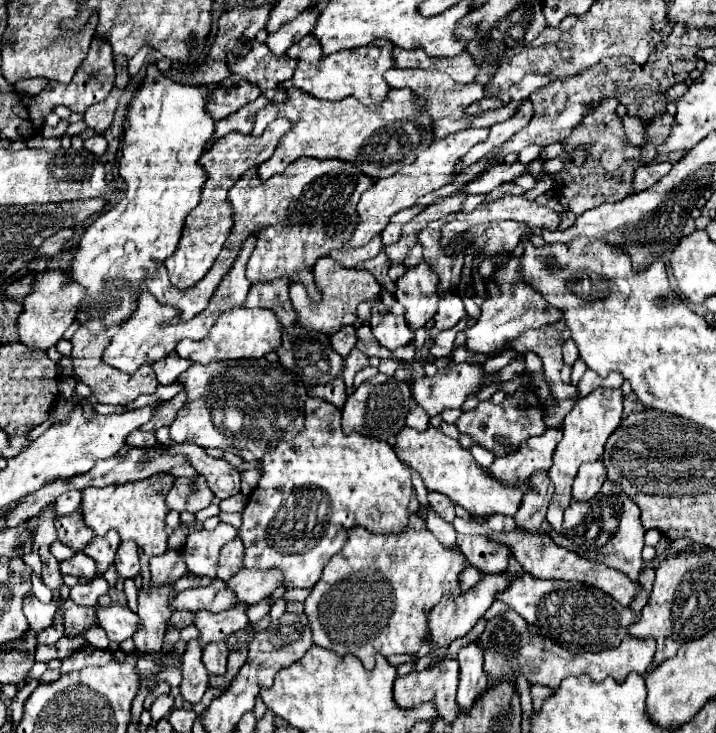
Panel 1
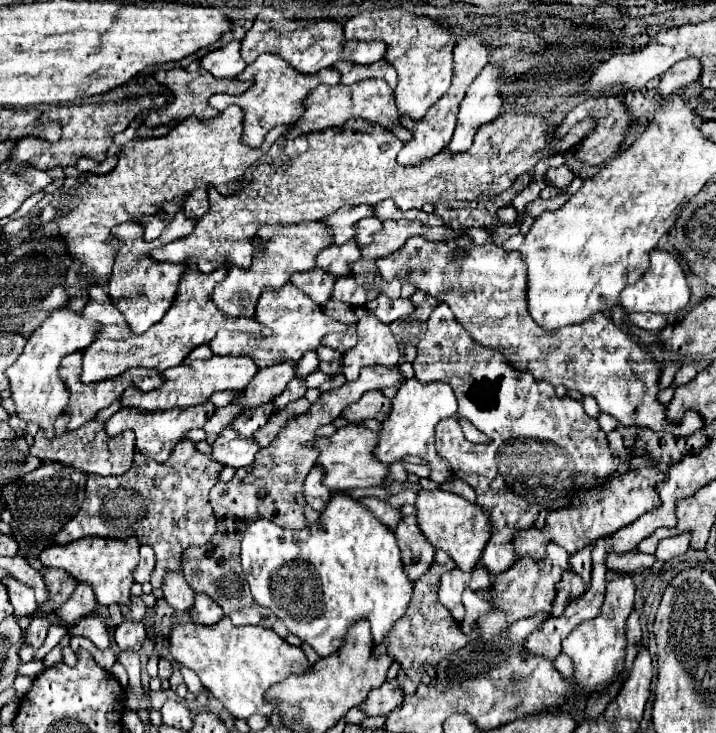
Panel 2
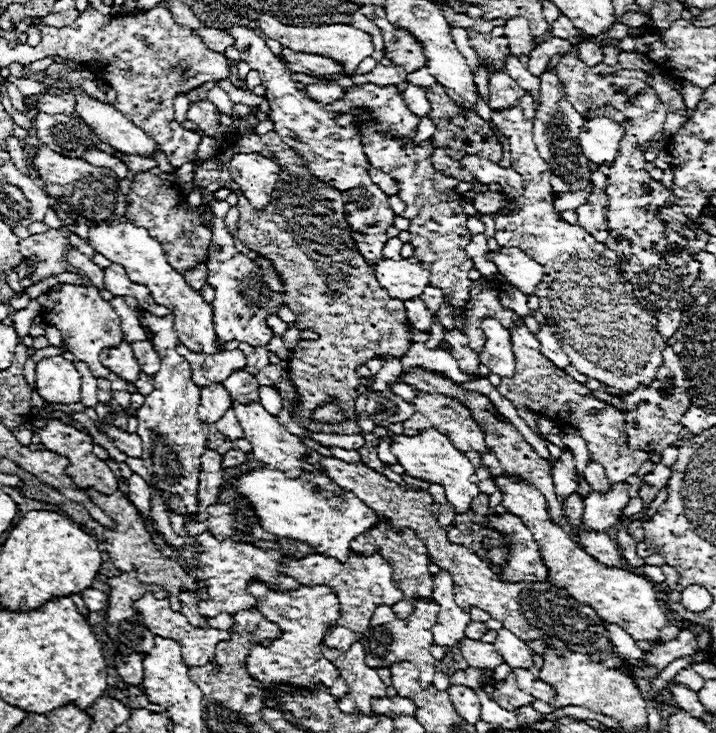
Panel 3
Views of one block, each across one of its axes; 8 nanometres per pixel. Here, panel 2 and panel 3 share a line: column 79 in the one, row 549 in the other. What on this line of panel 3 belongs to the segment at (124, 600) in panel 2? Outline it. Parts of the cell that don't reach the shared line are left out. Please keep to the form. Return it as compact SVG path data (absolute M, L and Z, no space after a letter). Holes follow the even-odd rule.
M498 476L494 480L496 480L500 492L504 494L502 506L510 514L516 514L528 526L528 530L534 534L534 540L540 544L540 556L548 568L548 582L552 586L566 588L572 598L576 598L584 606L594 608L596 614L604 622L620 626L634 640L662 642L660 630L668 624L668 618L658 604L656 590L650 580L646 580L644 576L636 576L628 570L606 568L596 558L586 554L578 544L574 544L568 538L568 534L560 526L556 526L550 520L546 500L536 488L532 488L524 482L516 482L512 476L508 476L508 478Z

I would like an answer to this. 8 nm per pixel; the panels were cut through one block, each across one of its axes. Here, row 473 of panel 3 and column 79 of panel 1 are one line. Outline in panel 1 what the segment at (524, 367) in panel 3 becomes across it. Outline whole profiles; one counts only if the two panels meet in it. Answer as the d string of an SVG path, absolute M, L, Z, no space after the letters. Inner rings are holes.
M58 598L56 606L62 614L62 626L64 626L64 636L76 638L82 636L88 628L98 626L96 624L96 608L84 608L72 602L72 598Z

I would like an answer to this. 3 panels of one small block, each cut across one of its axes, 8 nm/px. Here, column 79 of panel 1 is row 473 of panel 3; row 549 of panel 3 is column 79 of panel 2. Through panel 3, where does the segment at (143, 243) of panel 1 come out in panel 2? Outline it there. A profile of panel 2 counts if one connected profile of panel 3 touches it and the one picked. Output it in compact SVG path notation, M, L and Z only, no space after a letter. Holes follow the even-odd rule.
M62 306L50 312L50 316L32 332L20 358L6 370L18 416L24 422L34 422L40 428L44 428L48 438L52 438L54 422L66 410L70 400L68 386L64 384L64 380L60 380L60 374L58 374L60 360L72 352L86 350L96 340L96 334L100 332L100 328L104 326L96 324L94 320L82 318L70 306Z

